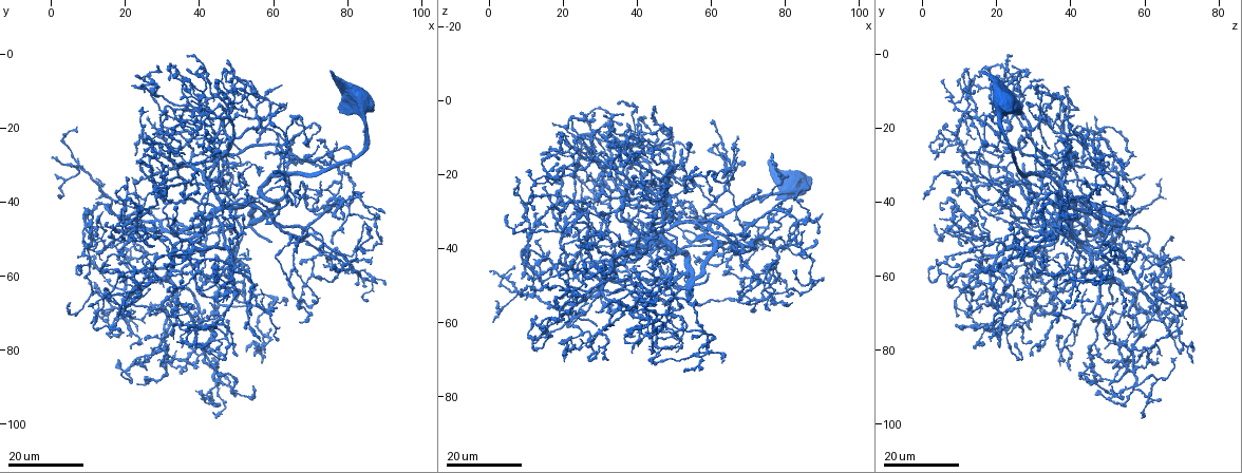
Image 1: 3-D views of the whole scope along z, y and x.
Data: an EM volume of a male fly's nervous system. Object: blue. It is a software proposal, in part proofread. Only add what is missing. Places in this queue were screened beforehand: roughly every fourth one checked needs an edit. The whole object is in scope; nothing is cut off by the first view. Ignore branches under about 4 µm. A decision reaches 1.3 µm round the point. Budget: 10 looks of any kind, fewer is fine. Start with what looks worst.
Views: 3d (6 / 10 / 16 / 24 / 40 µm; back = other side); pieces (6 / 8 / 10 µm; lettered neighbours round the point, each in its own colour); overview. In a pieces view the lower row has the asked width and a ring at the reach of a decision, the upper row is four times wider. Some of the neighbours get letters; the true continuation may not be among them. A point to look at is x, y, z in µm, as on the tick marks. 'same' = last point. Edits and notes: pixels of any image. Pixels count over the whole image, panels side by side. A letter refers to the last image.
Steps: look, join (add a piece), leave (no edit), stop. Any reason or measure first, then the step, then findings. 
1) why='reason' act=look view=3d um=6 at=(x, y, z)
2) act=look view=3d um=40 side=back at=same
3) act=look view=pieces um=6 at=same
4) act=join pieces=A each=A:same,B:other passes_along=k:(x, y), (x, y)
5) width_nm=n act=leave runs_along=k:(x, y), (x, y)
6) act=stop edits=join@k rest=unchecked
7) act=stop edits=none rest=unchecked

act=look view=3d um=24 at=(86.0, 48.0, 23.5)

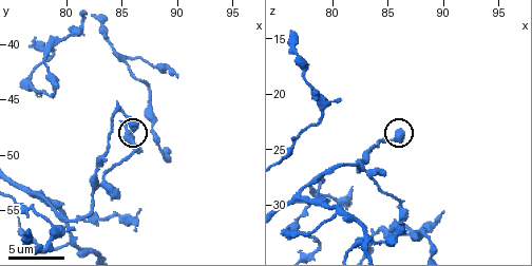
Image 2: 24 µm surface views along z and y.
act=look view=pieces um=6 at=(86.0, 47.8, 23.8)

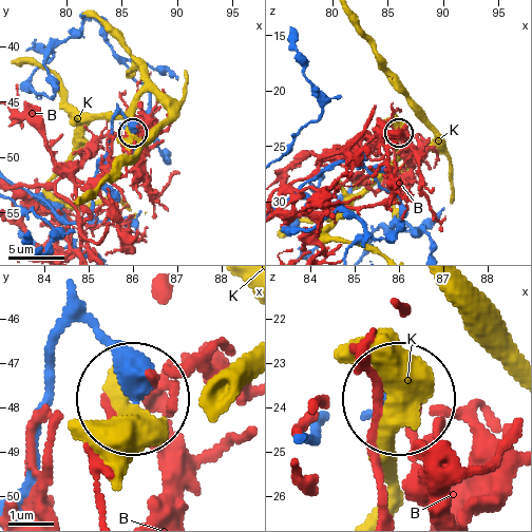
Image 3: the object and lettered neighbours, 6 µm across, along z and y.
act=leave each=B:other,K:other runs_along=3:(21, 481), (59, 334), (94, 334), (128, 398) found='none of them fits'

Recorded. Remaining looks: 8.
why='an open end' act=look view=3d um=24 at=(53.0, 80.0, 72.5)

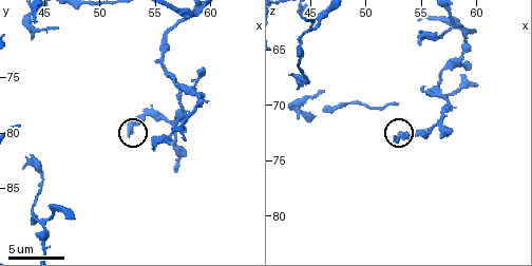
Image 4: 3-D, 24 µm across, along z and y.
act=look view=pieces um=8 at=(52.8, 80.2, 73.2)

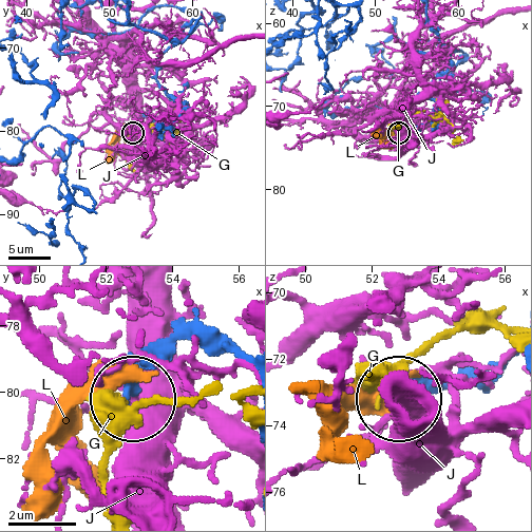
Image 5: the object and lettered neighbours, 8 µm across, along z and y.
act=leave each=G:other,J:other,L:other runs_along=5:(245, 354), (177, 342), (144, 371), (135, 394) found='no lettered piece goes on from it'

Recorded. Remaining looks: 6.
act=look view=3d um=16 at=(29.5, 41.5, 61.0)

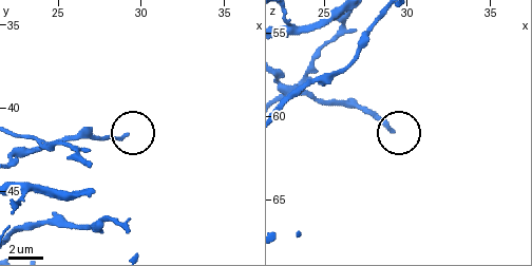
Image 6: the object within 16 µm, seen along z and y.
act=look view=pieces um=6 at=(29.0, 41.5, 60.8)

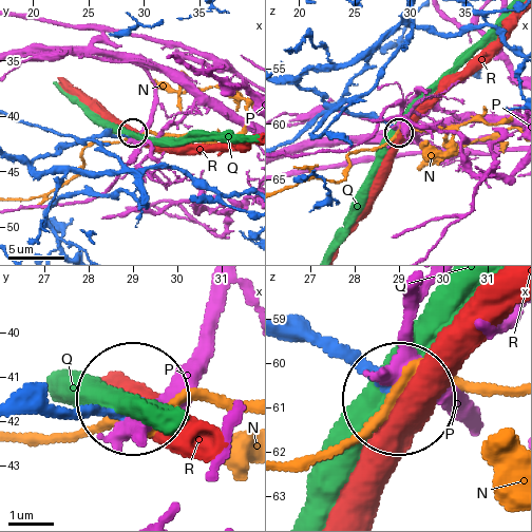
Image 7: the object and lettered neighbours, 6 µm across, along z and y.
width_nm=170 act=leave each=N:other,P:other,Q:other,R:other runs_along=7:(287, 326), (333, 338), (397, 395) found='none of them fits'

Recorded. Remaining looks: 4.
why='branch stops here' act=look view=3d um=24 at=(2.0, 38.5, 54.5)

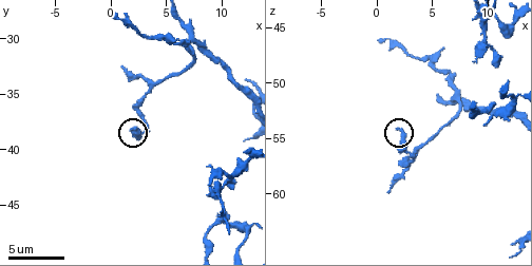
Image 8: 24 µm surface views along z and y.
act=look view=3d um=10 at=(1.8, 38.2, 54.2)

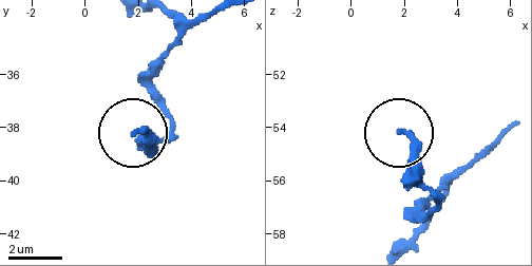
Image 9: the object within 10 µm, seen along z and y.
act=look view=pieces um=6 at=(1.8, 38.1, 54.2)

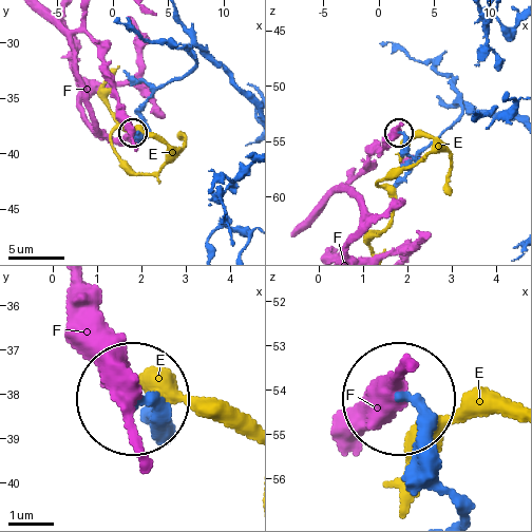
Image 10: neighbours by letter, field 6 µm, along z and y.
act=leave each=E:other,F:other runs_along=10:(457, 510), (407, 400) found='none of them fits'

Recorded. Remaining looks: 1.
act=stop edits=none rest=unchecked

